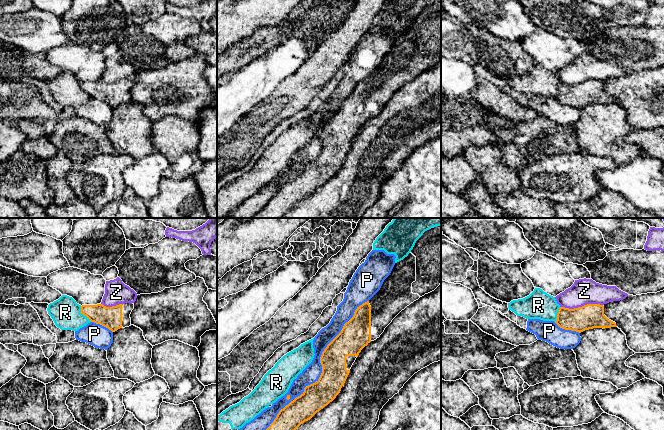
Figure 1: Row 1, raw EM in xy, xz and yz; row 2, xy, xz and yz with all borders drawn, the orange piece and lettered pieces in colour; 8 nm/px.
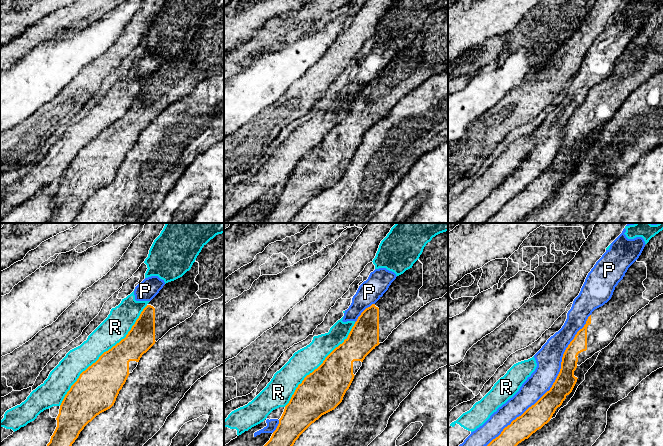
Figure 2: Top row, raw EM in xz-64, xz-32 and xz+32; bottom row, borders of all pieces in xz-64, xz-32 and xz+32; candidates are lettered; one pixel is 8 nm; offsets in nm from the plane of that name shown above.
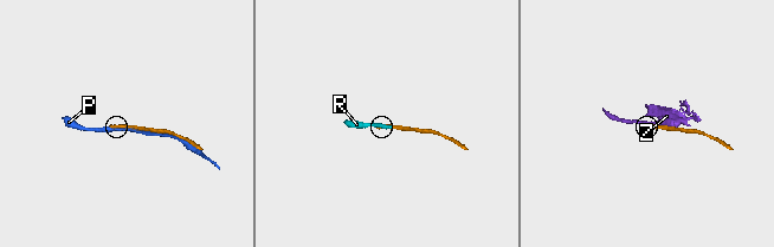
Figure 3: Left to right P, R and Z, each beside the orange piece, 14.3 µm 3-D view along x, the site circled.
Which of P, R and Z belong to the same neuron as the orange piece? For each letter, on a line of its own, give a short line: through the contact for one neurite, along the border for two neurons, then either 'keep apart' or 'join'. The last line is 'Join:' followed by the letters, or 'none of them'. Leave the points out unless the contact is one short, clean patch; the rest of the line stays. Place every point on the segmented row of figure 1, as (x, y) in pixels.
P: keep apart
R: keep apart
Z: keep apart
Join: none of them

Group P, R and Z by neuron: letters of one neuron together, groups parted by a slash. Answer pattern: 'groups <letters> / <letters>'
groups P / R / Z

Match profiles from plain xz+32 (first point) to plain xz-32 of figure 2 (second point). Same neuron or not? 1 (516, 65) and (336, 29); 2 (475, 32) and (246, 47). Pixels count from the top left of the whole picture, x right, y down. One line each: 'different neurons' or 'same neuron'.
1: same neuron
2: different neurons

